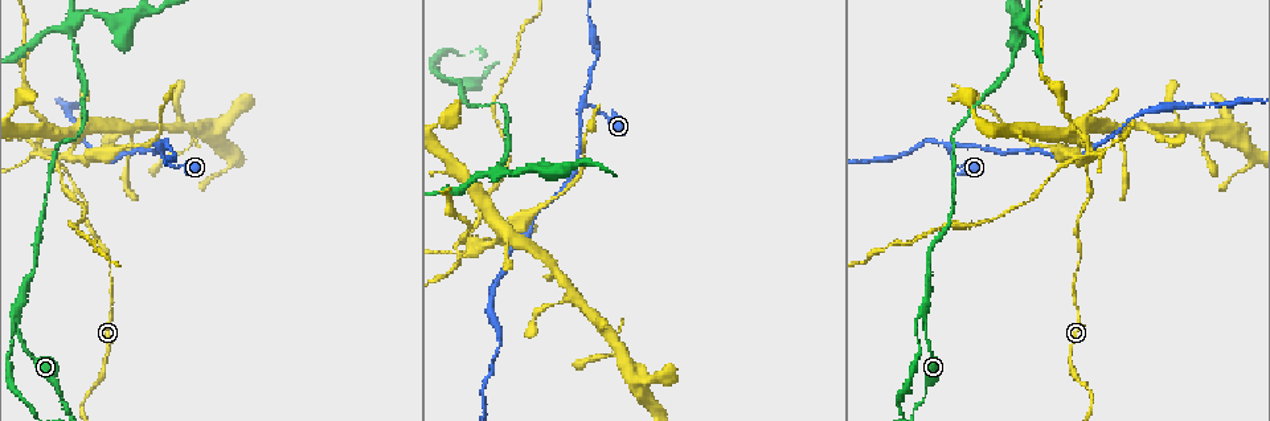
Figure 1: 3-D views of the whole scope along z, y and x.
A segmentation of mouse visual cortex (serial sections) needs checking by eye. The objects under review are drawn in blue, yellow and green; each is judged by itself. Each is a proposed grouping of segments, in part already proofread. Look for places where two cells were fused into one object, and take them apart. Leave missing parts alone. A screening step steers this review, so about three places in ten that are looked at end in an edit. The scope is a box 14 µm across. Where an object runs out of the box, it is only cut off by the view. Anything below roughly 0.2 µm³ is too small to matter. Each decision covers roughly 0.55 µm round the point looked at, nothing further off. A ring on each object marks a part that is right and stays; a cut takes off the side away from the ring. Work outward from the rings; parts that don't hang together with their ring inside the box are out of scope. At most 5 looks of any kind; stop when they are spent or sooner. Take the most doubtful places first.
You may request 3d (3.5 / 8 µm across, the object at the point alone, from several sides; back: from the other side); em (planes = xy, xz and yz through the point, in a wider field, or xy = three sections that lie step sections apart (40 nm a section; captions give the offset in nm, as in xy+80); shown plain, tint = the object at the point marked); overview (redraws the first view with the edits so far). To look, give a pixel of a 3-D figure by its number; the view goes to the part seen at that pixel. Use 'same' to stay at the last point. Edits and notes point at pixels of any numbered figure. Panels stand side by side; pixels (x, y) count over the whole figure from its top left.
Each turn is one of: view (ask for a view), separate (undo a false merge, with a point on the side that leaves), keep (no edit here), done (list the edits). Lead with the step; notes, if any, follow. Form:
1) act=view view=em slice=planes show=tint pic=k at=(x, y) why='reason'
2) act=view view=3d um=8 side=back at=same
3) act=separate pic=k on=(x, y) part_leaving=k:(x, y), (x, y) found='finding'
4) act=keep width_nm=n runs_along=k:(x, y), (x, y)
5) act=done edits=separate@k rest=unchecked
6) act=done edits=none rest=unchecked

act=view view=3d um=3.5 pic=1 at=(440, 74) why='branch point'

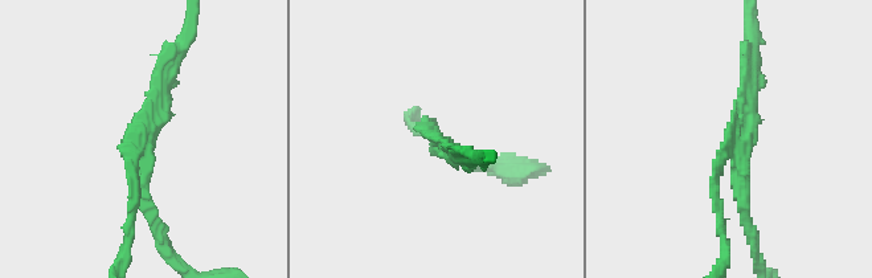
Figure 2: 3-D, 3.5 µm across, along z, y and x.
act=view view=em slice=xy step=3 show=tint pic=2 at=(439, 145) arms=3 arm_widths_nm=100,150,200 why='shape alone is not enough'

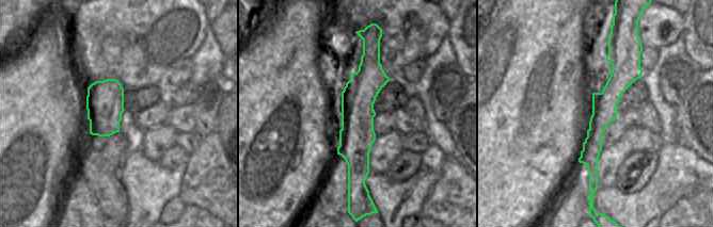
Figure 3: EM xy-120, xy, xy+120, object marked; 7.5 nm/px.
act=view view=em slice=xy step=5 show=tint at=same

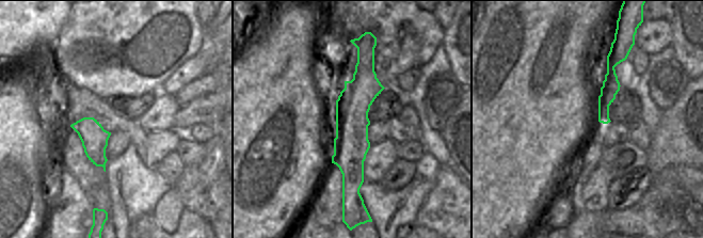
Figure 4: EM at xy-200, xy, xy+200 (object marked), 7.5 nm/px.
act=separate pic=2 on=(132, 197) part_leaving=2:(144, 139), (189, 25) found='two cells meet here'

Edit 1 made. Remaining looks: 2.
act=view view=3d um=3.5 side=back pic=1 at=(581, 104) why='sharp bend'

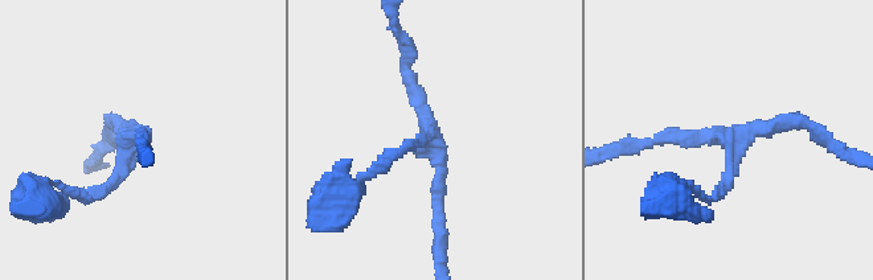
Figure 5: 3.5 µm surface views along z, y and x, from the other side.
act=view view=em slice=xy step=3 show=tint pic=5 at=(728, 145) why='now the EM'

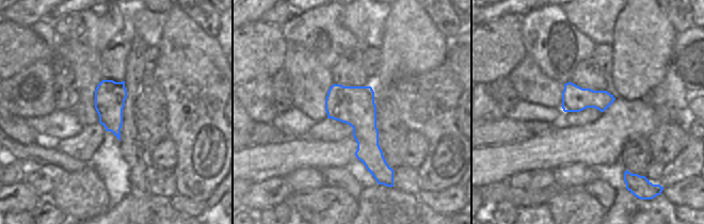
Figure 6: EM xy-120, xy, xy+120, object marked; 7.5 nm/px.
act=keep runs_along=5:(376, 169), (412, 143), (437, 145), (437, 223) found='all the same cell'

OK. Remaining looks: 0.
act=done edits=separate@2 rest=unchecked

